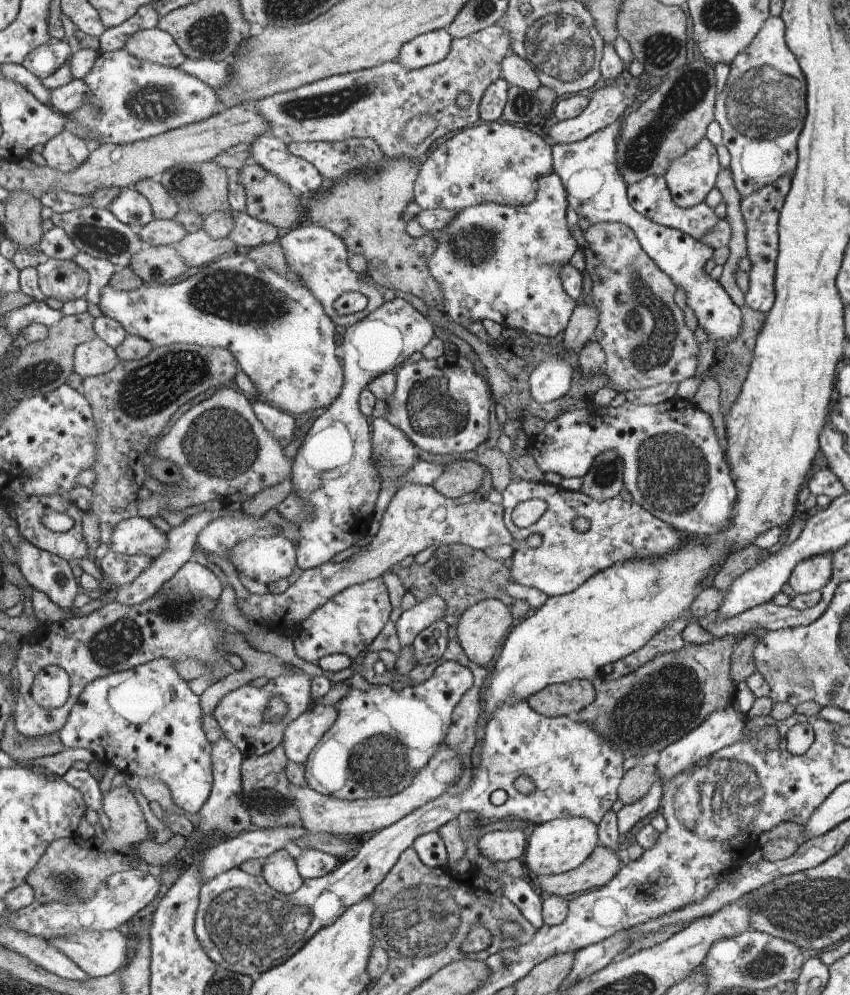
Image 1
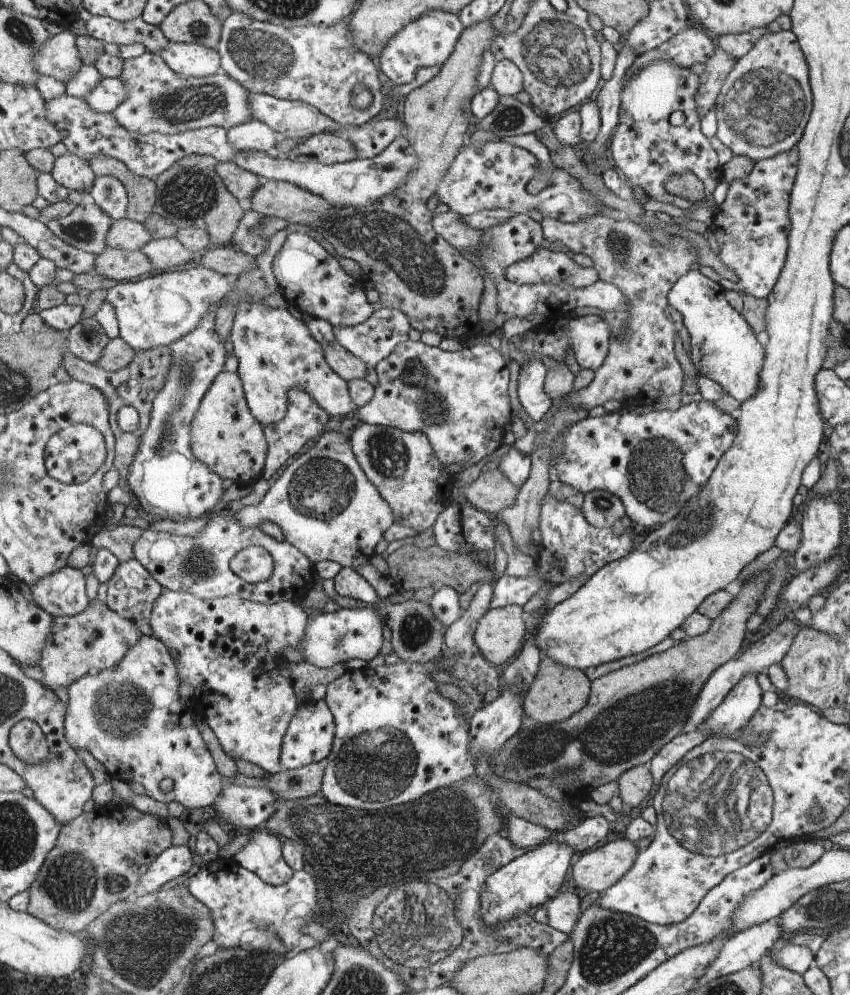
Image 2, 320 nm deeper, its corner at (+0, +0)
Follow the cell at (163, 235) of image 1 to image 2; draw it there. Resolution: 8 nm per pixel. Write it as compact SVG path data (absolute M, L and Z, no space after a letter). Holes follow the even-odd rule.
M127 218L113 222L107 234L107 245L124 251L141 251L151 240L152 234L143 223Z

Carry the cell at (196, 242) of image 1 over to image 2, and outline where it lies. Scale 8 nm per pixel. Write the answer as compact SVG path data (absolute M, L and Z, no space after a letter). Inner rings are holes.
M175 237L152 239L141 251L151 259L155 273L175 271L176 266L198 260L200 255L188 250L188 248L184 248L182 242Z

